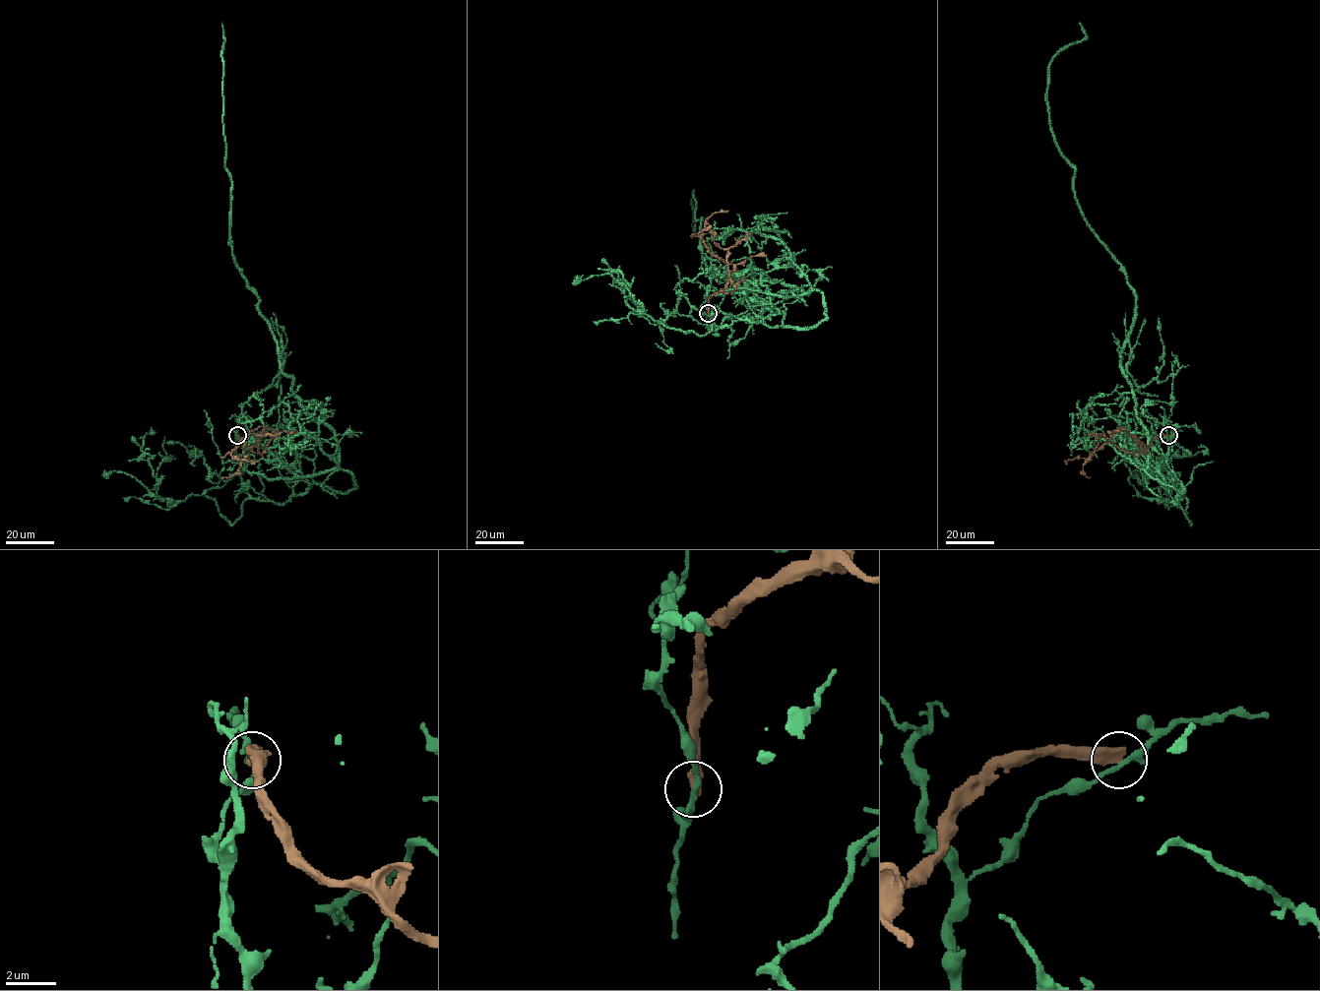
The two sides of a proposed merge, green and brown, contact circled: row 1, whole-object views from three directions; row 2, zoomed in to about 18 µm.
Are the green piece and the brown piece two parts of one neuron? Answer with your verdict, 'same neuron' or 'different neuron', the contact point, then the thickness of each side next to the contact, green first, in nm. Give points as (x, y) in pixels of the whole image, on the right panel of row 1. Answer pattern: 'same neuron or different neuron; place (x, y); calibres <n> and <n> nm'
different neuron; place (1168, 435); calibres 200 and 400 nm

